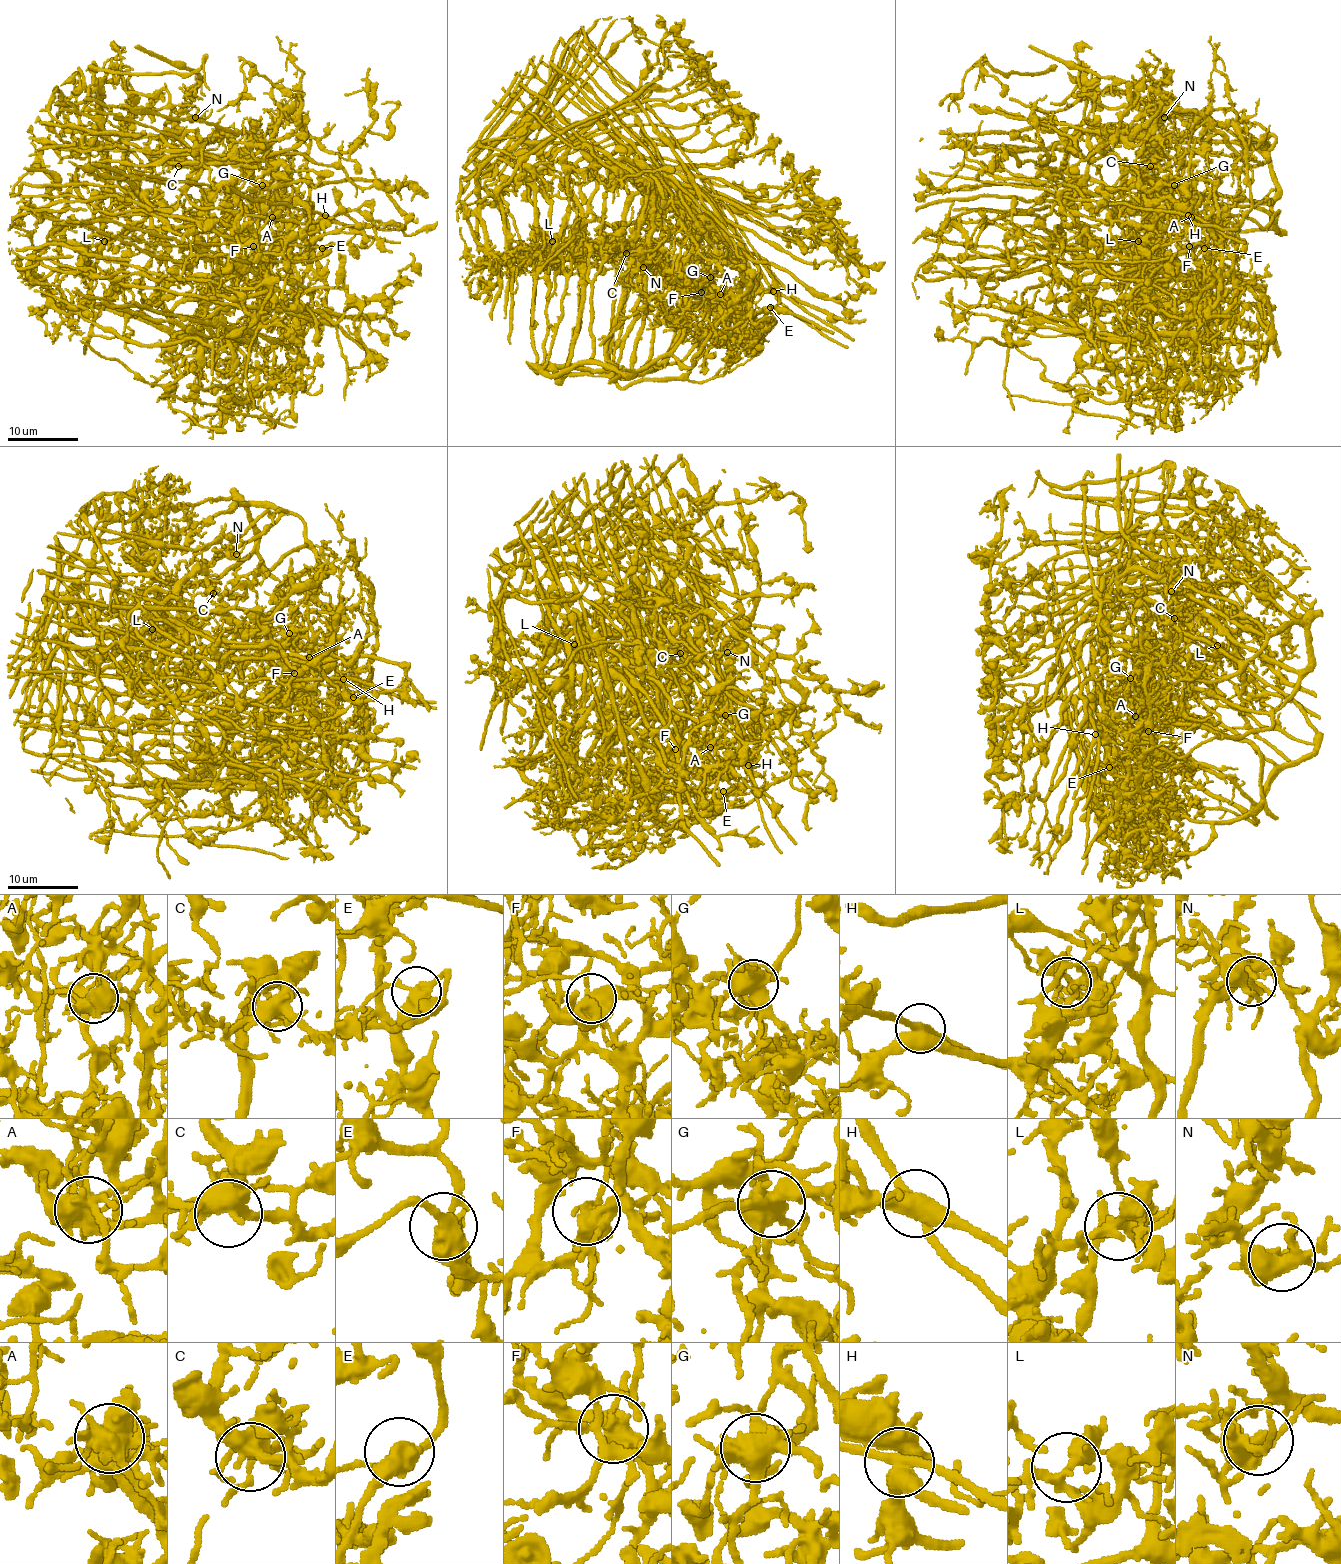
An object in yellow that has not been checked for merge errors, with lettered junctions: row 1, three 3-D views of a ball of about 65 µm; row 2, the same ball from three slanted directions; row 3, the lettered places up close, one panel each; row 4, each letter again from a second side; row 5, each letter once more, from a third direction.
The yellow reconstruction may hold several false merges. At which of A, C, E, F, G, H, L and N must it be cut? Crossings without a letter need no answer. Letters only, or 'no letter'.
A, E, F, G, H

